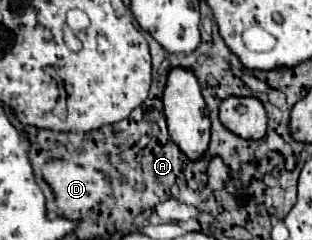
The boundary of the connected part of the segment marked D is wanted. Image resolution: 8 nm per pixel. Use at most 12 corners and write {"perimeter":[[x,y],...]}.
{"perimeter":[[64,159],[42,175],[60,211],[88,211],[110,191],[102,171]]}

